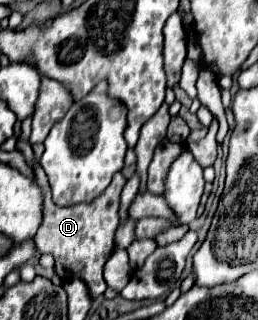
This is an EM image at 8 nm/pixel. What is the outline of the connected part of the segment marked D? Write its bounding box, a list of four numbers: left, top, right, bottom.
[32,161,126,297]

